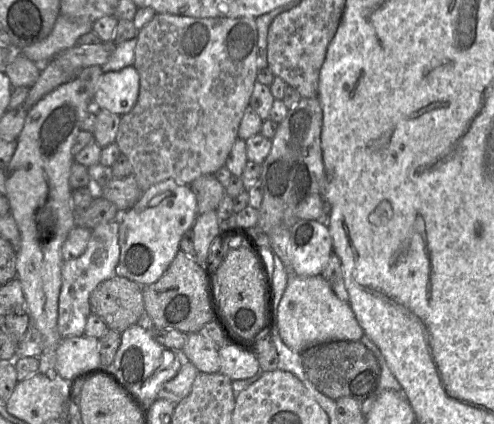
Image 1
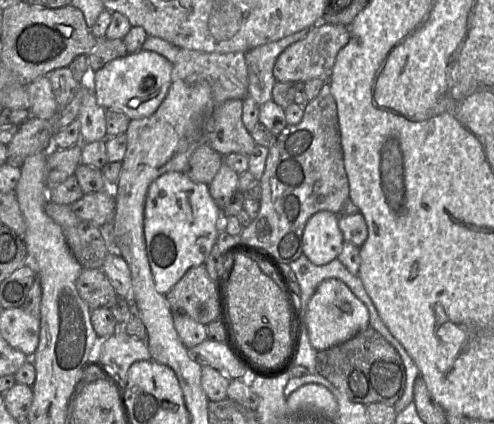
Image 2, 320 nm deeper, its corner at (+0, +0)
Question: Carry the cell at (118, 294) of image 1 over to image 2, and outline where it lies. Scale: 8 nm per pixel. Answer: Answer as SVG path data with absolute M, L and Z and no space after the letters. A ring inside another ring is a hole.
M83 268L76 280L76 287L91 310L110 308L119 297L102 269Z

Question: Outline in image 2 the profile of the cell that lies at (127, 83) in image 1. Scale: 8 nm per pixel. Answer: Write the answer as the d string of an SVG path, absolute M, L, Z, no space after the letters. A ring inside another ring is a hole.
M139 50L91 72L87 81L90 81L98 105L121 111L130 120L138 120L151 116L158 109L171 85L172 69L173 63L158 53Z

